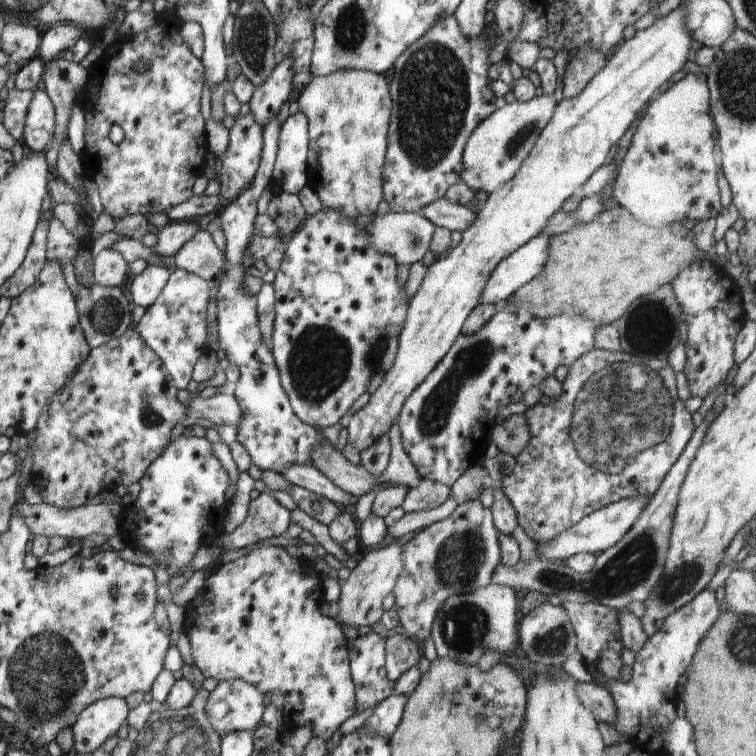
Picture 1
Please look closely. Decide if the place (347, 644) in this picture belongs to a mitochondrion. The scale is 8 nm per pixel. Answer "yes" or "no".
no

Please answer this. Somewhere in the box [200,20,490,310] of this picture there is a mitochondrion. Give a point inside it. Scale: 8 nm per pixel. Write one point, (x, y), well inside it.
(433, 98)

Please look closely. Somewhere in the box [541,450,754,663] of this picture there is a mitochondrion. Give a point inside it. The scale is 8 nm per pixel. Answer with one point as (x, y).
(680, 581)

